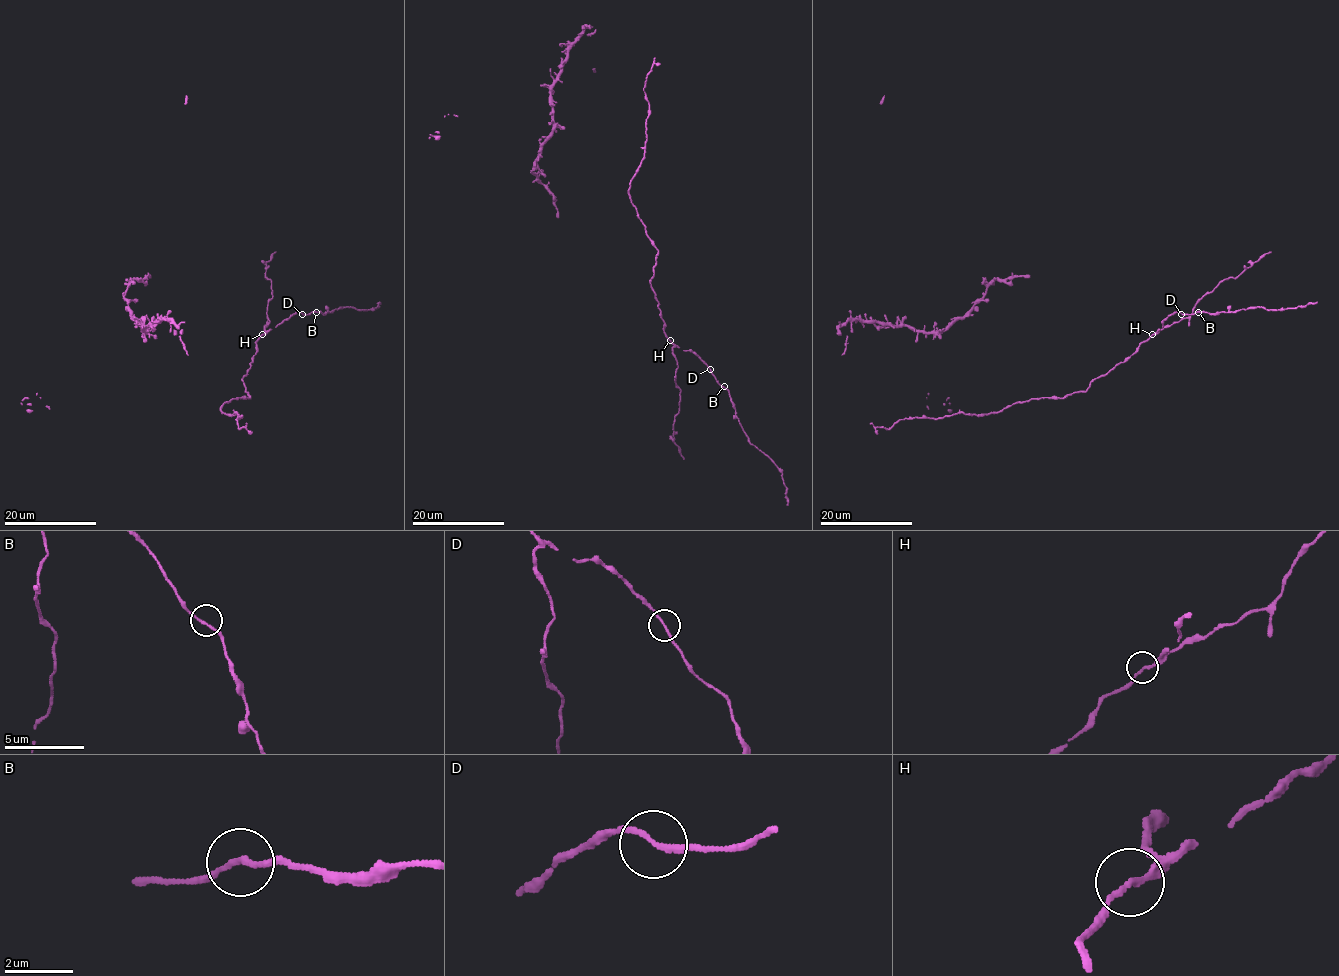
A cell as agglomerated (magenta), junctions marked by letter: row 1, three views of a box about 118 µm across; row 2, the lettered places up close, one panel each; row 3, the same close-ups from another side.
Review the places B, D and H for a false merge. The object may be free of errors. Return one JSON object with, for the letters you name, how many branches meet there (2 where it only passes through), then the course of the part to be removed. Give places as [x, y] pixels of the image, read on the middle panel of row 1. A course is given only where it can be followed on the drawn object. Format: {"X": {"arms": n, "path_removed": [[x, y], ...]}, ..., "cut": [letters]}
{"cut": []}

